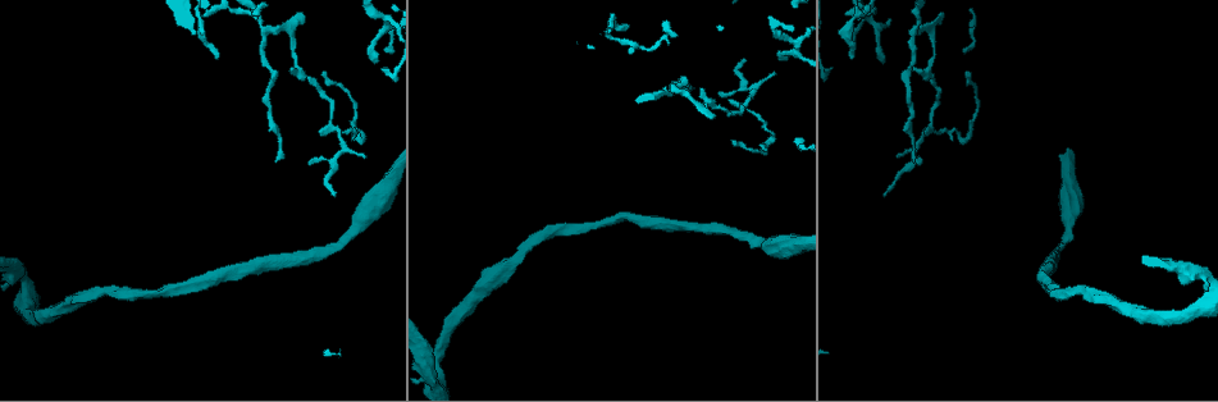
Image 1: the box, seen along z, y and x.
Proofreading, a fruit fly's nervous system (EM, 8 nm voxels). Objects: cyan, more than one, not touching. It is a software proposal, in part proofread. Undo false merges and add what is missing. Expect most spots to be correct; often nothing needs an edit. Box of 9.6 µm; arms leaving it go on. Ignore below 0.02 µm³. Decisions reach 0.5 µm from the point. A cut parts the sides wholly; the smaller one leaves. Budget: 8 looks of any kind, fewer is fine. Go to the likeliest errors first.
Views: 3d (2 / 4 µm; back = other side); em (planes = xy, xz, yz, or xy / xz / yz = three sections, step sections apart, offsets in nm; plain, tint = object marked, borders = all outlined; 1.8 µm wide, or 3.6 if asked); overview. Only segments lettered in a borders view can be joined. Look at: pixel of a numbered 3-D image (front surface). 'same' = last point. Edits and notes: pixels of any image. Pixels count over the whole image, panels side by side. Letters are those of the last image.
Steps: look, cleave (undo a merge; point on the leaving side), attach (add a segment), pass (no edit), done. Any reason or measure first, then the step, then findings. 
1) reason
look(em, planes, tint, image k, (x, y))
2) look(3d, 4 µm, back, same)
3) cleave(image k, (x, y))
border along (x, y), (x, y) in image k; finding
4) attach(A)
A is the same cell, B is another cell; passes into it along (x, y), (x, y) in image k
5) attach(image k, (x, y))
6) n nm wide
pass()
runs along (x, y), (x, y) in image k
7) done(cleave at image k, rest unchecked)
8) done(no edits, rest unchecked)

thin end
look(em, planes, borders, image 1, (784, 58))

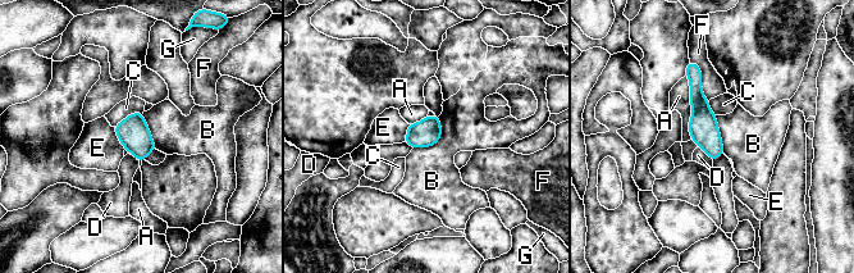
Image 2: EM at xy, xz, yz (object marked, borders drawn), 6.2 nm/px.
170 nm wide; A touches over 400 nm
pass()
A, B, C, D, E, F and G are other cells; no lettered segment goes on from it

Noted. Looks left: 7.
branch stops here
look(em, planes, borders, image 1, (626, 26))

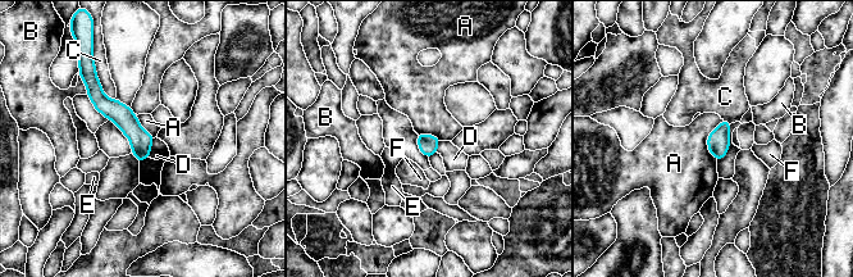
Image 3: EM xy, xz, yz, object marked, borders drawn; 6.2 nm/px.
120 nm wide
pass()
A, B, C, D, E and F are other cells; runs along (94, 85), (141, 140), (142, 157) in image 3; none of them fits

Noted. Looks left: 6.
long arm stops here
look(em, planes, borders, image 1, (276, 159))

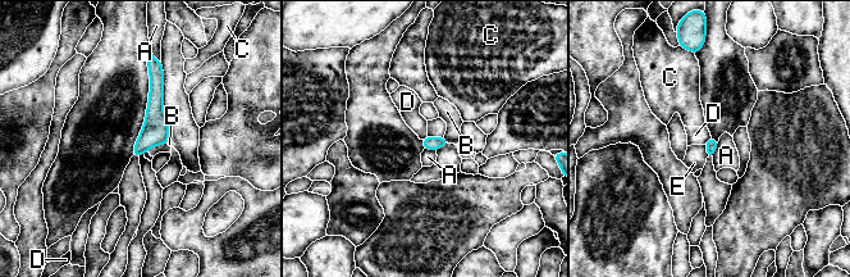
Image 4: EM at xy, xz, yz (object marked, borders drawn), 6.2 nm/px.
70 nm wide
pass()
A, B, C, D and E are other cells; border along (711, 136), (704, 144) in image 4; no lettered segment goes on from it

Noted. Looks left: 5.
done(no edits, rest unchecked)

